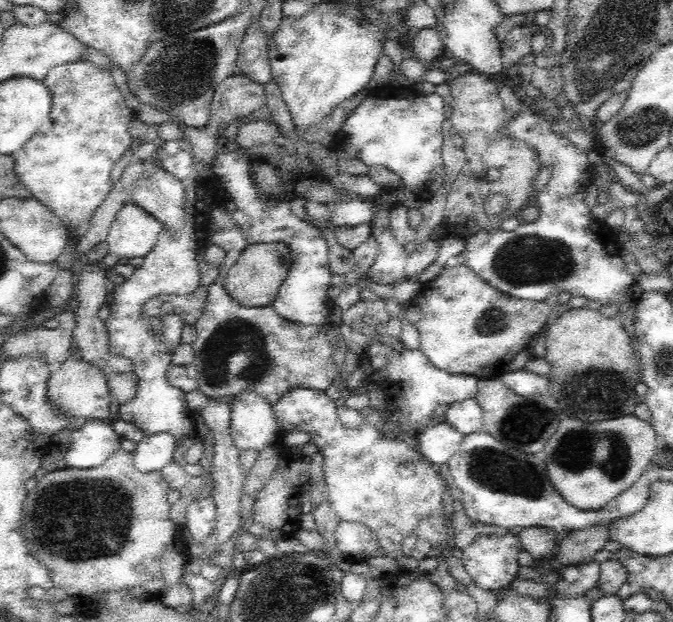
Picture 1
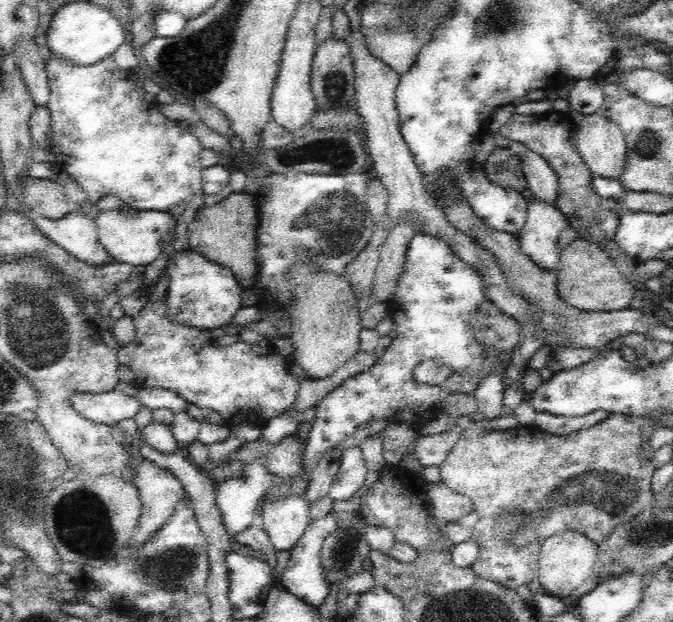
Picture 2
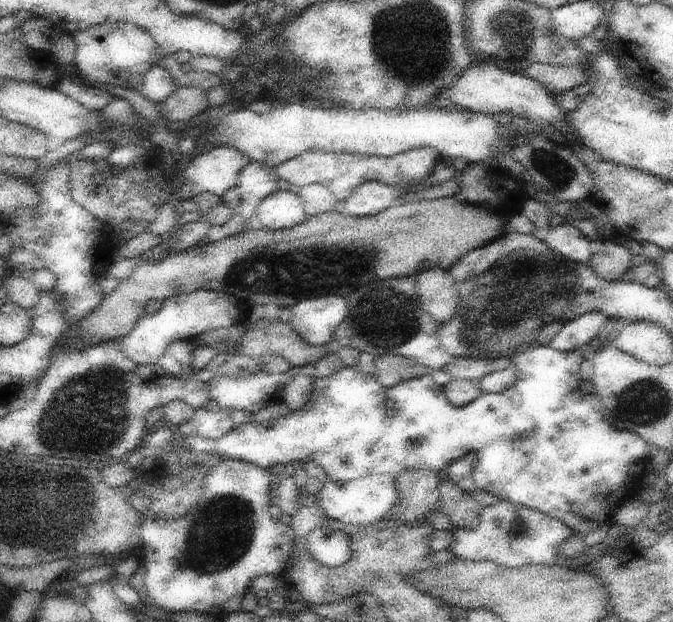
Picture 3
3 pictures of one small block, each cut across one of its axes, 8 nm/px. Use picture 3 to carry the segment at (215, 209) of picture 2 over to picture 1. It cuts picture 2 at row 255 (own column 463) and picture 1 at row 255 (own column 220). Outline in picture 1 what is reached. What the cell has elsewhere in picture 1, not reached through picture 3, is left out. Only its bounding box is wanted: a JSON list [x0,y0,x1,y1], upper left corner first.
[223,242,292,306]

